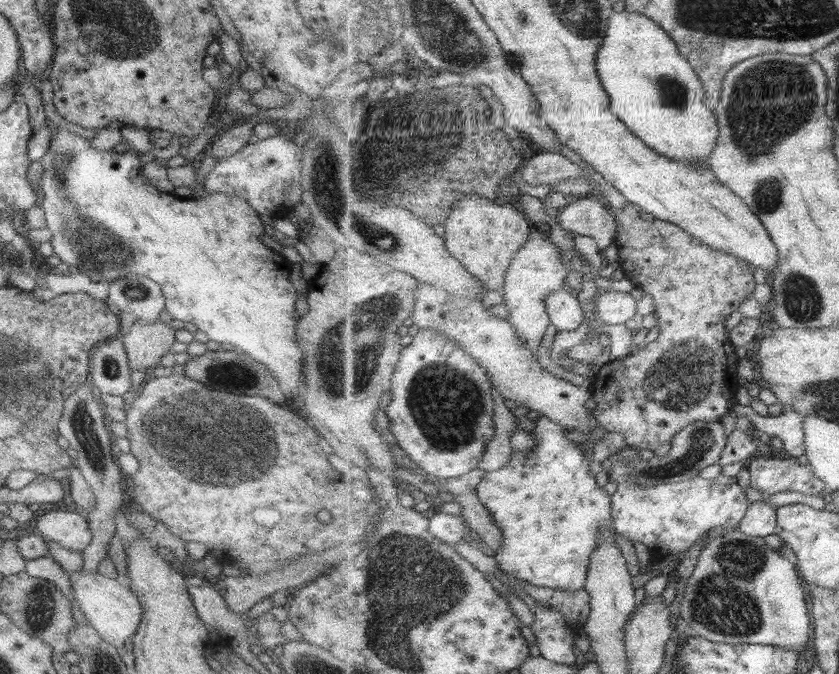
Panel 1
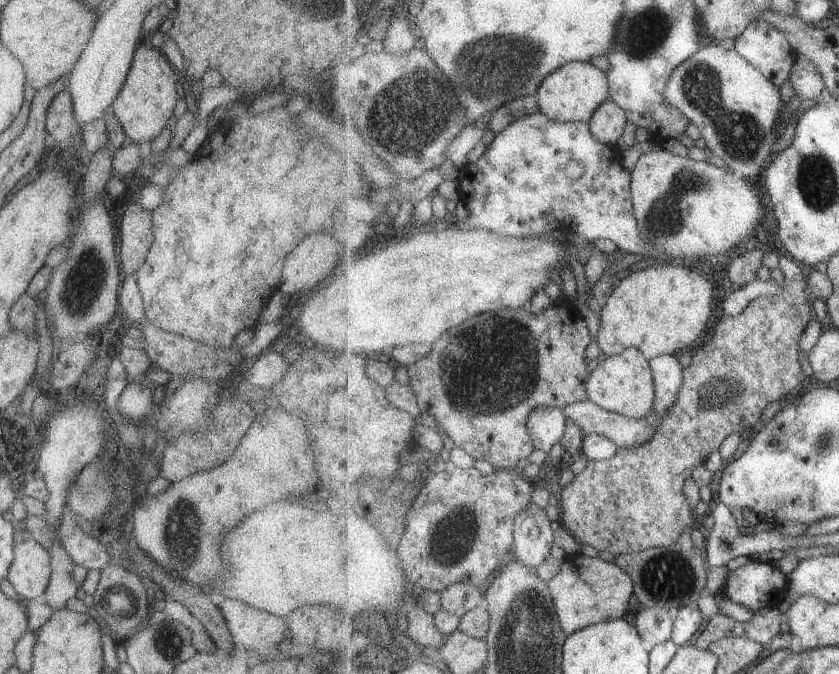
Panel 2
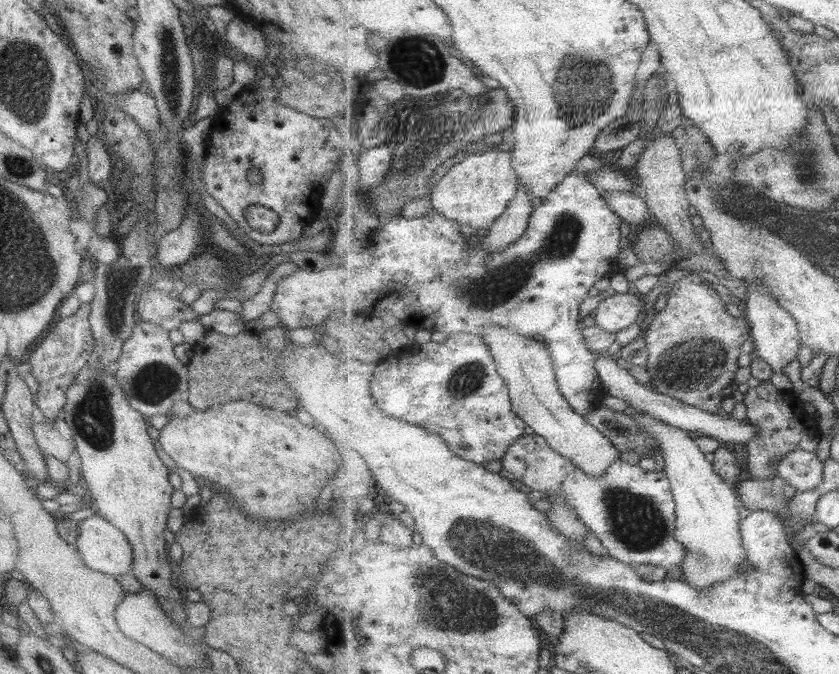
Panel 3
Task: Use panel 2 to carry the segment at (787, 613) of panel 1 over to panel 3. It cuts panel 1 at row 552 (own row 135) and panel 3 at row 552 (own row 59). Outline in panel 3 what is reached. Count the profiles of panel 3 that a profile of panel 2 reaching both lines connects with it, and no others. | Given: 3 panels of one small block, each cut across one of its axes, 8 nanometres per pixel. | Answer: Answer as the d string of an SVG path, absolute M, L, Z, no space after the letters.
M608 397L603 406L614 411L623 411L635 418L635 422L643 428L645 433L655 438L662 452L664 468L671 492L675 500L675 516L677 516L677 530L675 538L687 549L687 556L681 564L681 578L691 583L697 591L703 591L711 585L727 581L741 575L741 564L747 560L747 548L743 540L740 495L733 486L727 484L719 473L715 472L714 464L705 458L705 453L699 449L697 441L685 429L667 425L665 421L657 419L643 410L635 409L631 403Z

